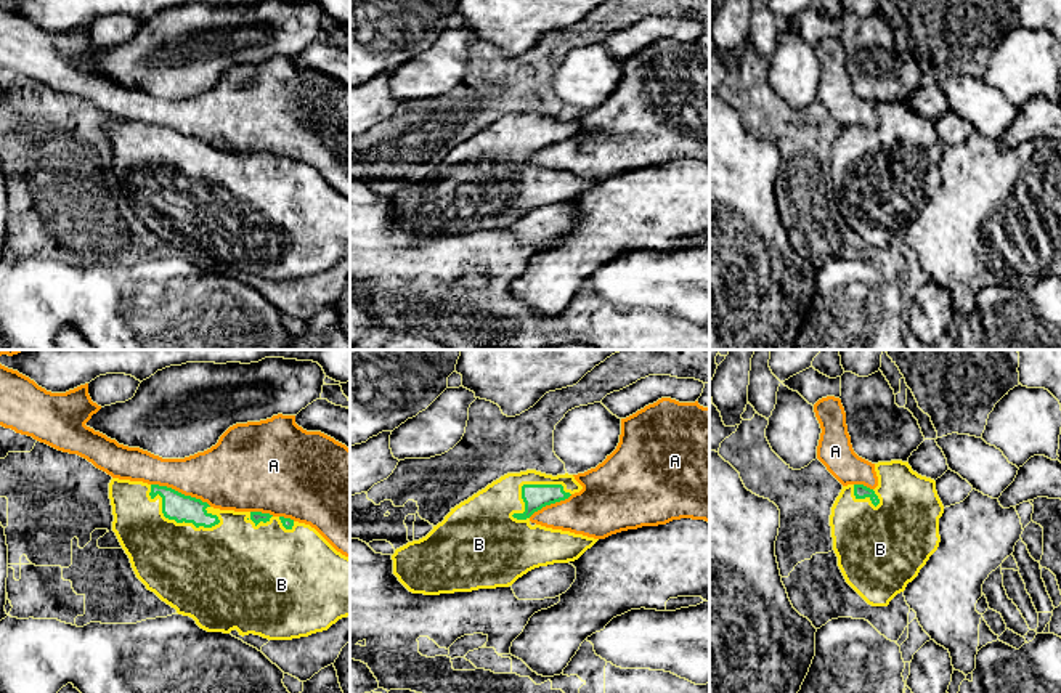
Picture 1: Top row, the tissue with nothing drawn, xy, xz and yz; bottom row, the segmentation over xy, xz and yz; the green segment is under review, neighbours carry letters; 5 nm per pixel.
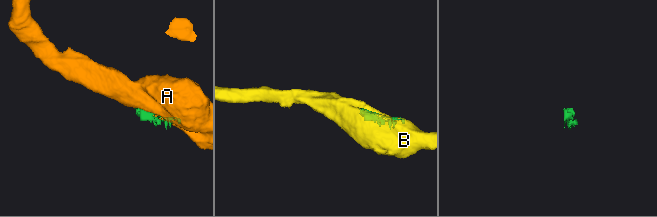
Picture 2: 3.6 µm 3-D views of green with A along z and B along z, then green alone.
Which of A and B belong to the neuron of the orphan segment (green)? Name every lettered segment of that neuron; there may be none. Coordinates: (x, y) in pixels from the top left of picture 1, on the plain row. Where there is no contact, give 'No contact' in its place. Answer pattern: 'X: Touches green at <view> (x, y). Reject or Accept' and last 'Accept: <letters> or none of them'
A: Touches green at xy (180, 133). Reject
B: Touches green at xy (174, 159). Accept
Accept: B

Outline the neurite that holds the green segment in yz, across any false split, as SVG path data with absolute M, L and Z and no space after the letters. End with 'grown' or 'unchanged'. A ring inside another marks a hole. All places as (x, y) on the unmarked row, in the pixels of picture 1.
M891 101L875 104L878 127L843 127L831 156L833 191L846 223L872 247L888 247L905 231L929 197L937 191L939 159L944 146L936 122L918 116L909 103Z; grown

